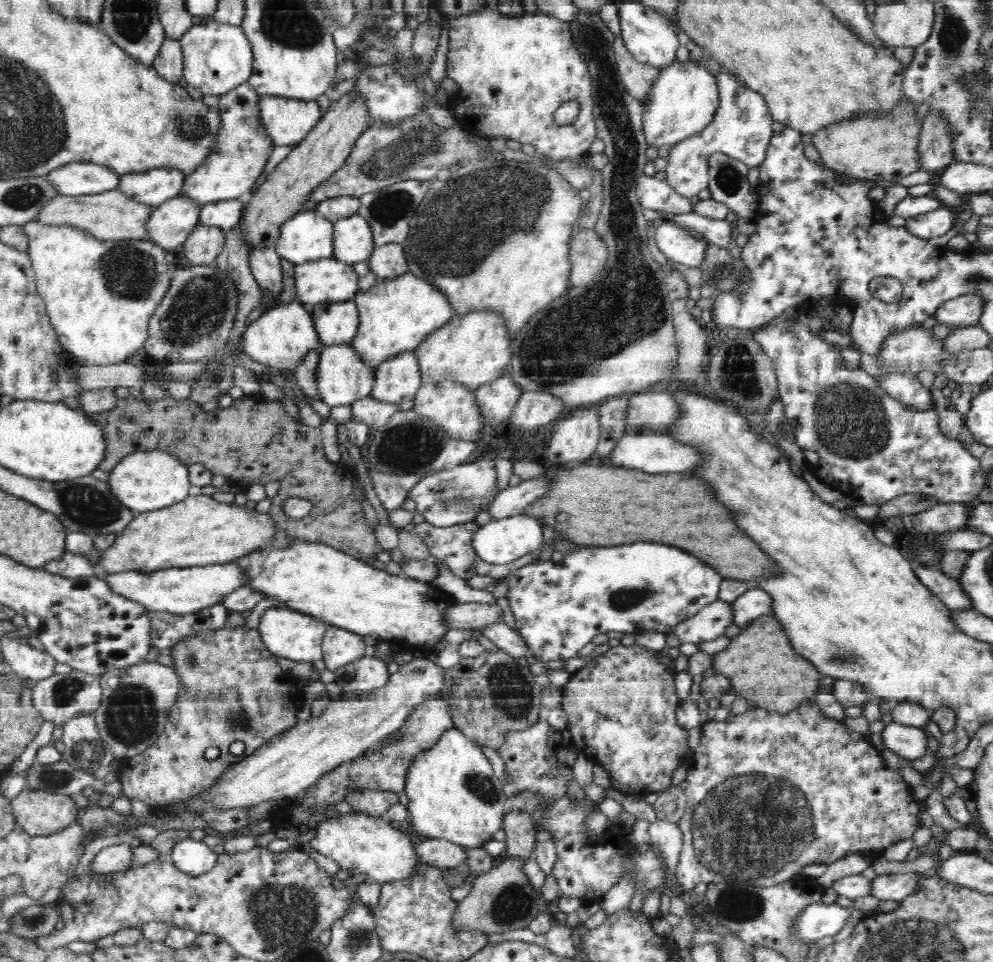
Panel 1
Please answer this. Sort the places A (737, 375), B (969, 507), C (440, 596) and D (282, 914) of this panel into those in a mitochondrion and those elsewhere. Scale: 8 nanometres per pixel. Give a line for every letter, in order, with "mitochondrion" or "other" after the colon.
A: mitochondrion
B: other
C: other
D: mitochondrion

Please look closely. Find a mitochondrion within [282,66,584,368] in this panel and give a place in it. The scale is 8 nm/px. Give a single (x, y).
(467, 222)

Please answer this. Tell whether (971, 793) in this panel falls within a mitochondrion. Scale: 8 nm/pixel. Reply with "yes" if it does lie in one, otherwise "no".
no

